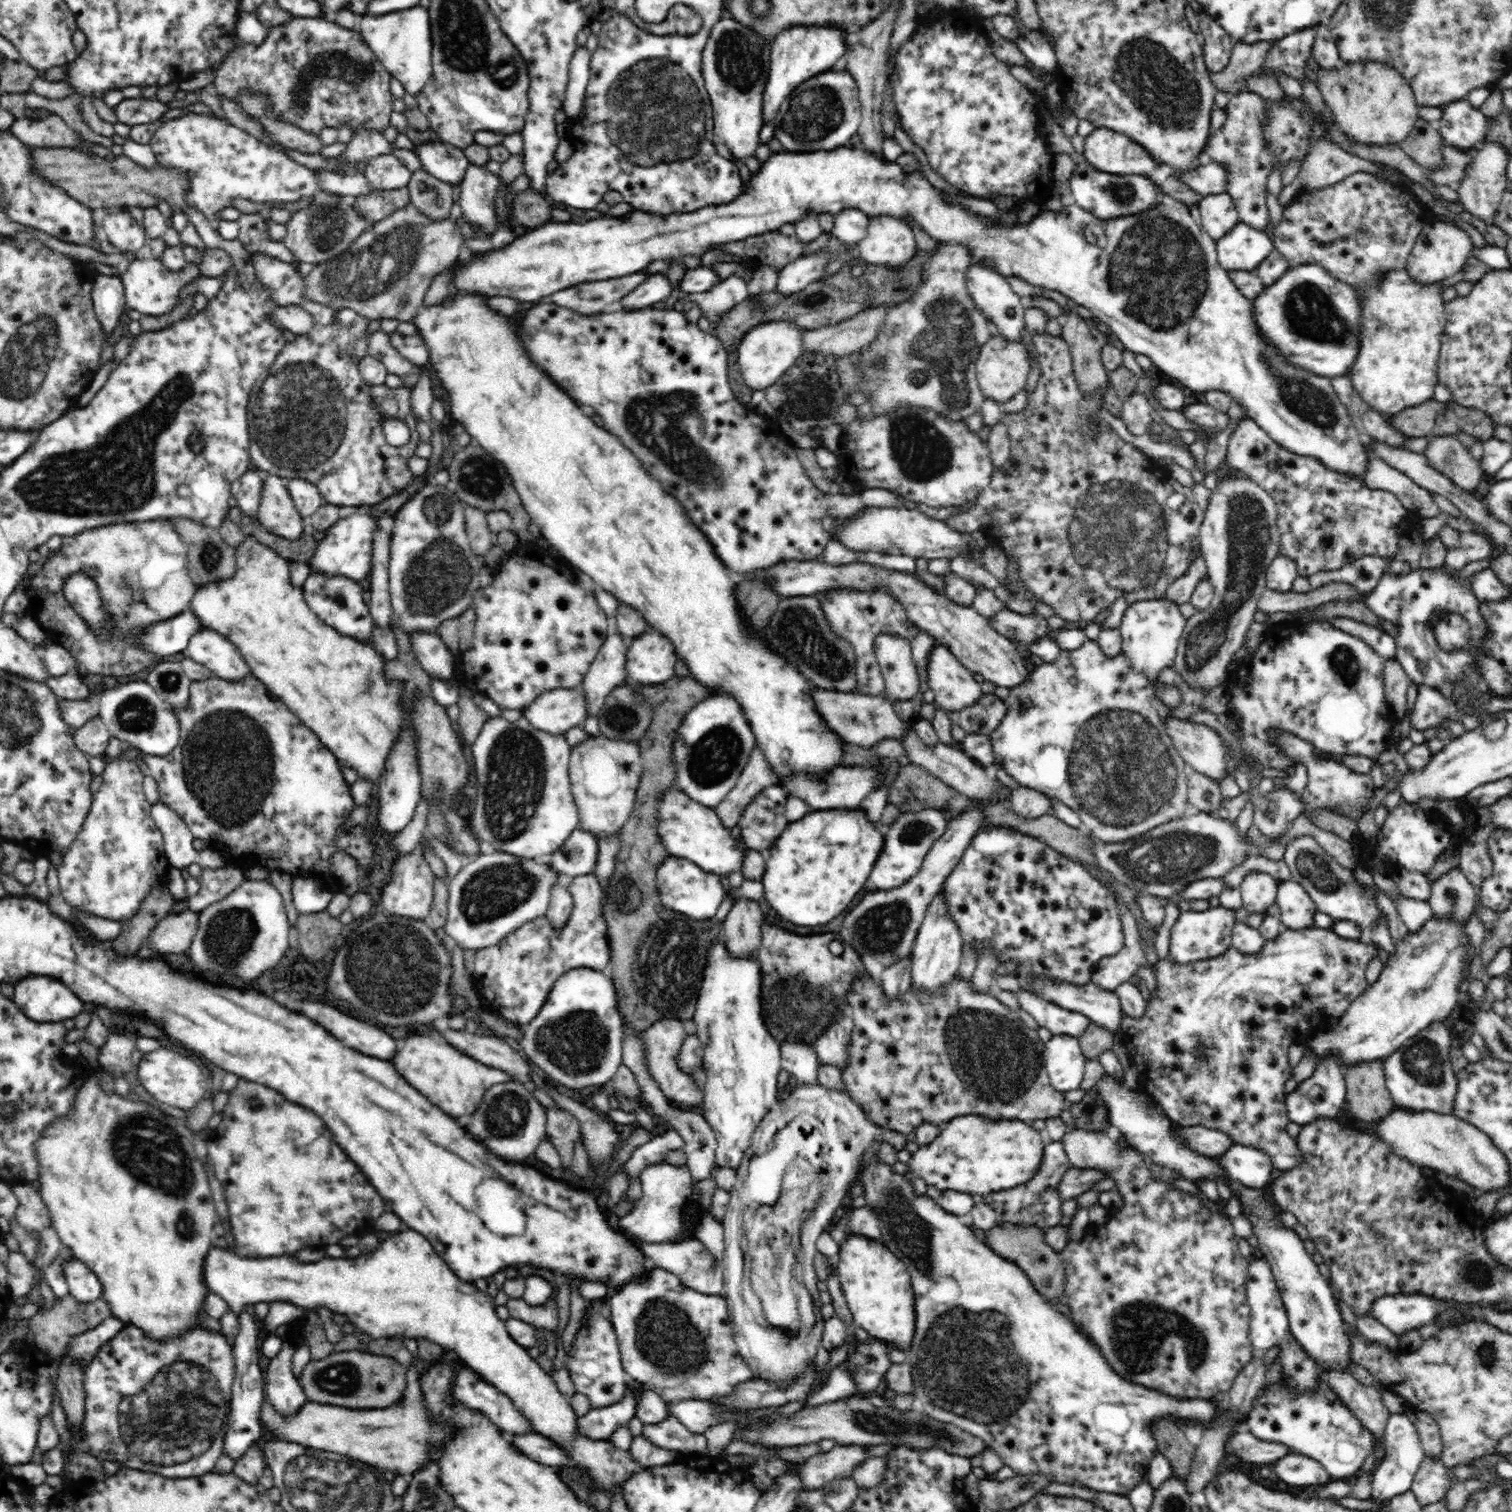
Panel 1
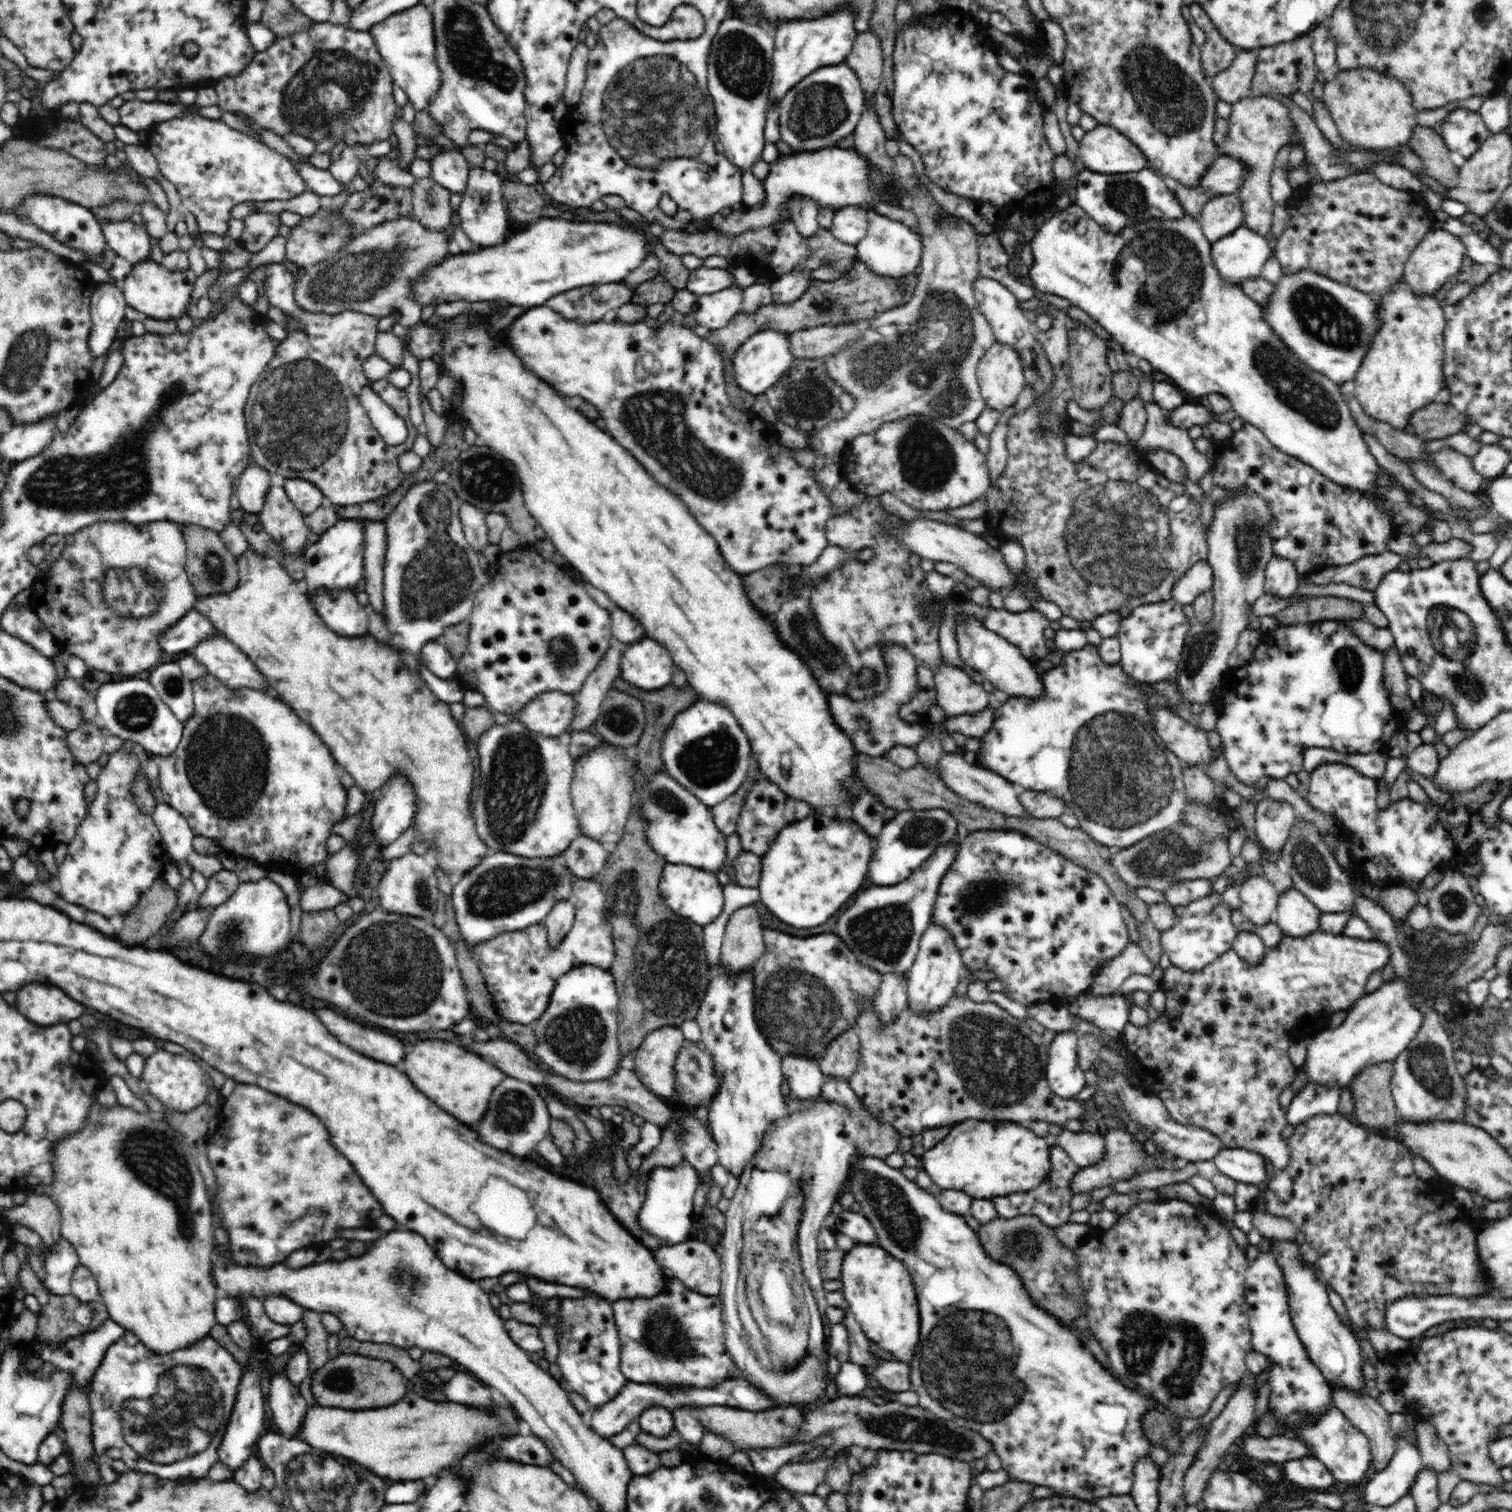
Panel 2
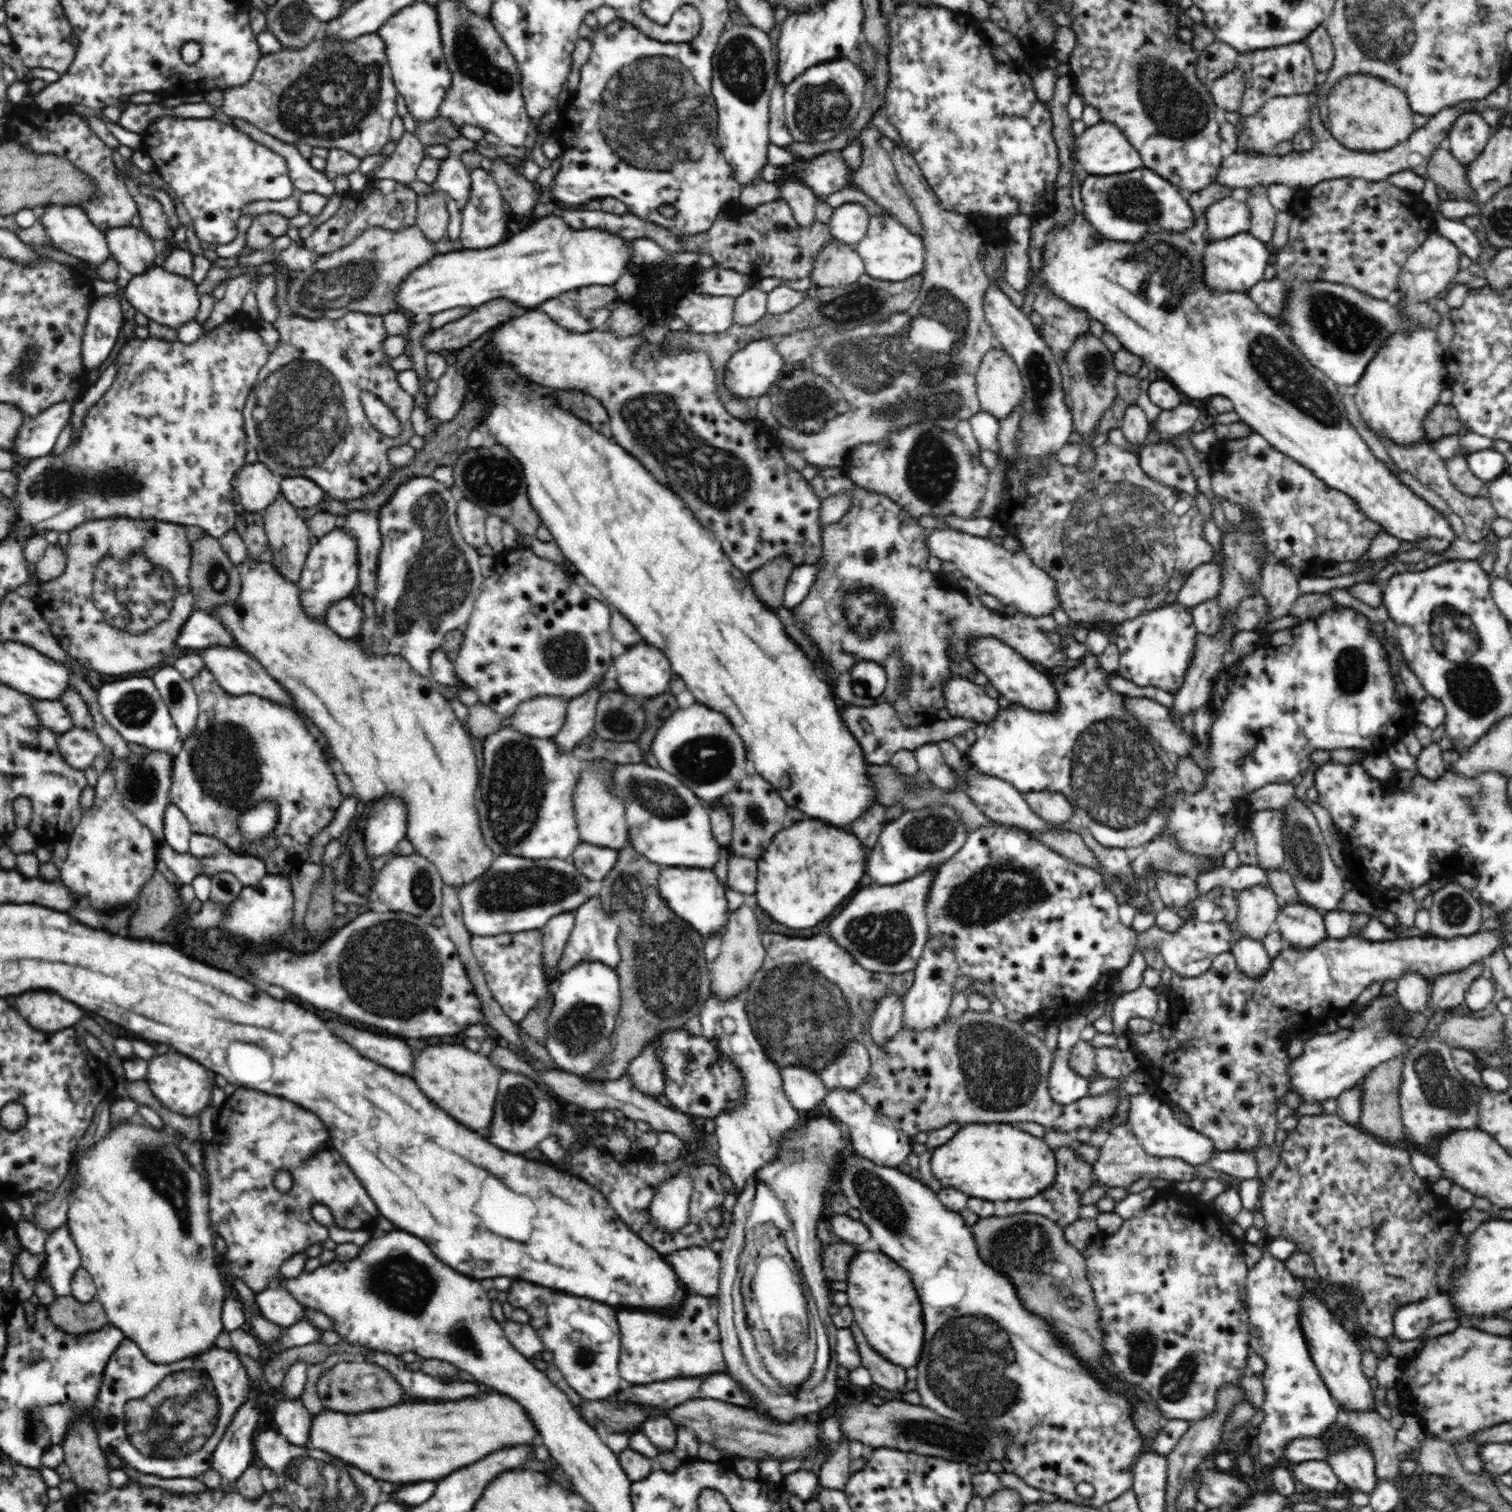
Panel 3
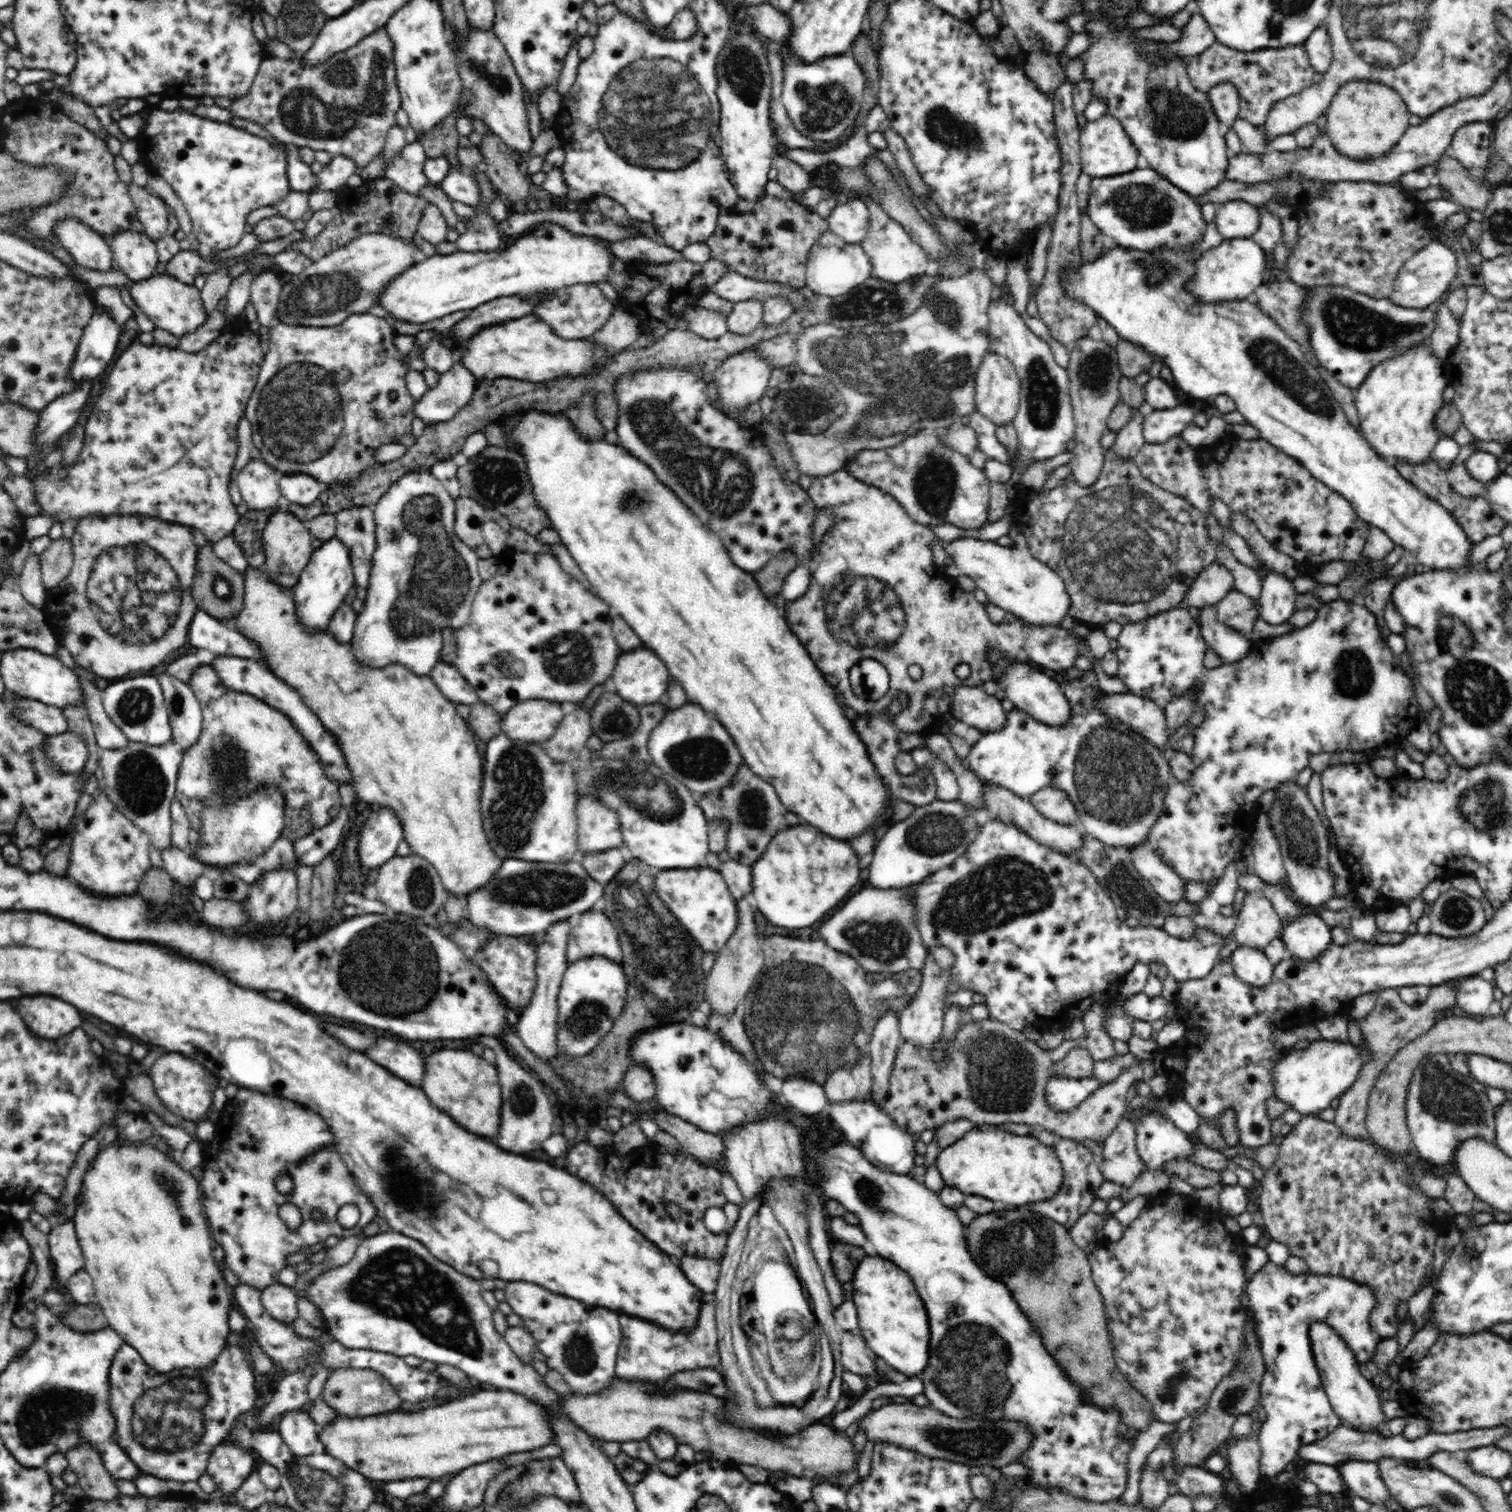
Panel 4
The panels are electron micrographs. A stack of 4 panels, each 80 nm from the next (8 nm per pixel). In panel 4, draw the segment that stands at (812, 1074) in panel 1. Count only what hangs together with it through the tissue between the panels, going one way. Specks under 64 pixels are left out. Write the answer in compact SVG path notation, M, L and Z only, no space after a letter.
M801 1076L784 1078L782 1083L778 1094L781 1104L802 1114L814 1114L816 1117L825 1114L829 1101L822 1084Z

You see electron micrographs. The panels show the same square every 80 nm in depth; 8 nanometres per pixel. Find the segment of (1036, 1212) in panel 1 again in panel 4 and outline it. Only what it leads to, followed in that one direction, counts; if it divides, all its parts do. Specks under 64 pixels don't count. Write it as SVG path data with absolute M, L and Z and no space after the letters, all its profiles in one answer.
M1058 1139L1052 1147L1056 1151L1057 1157L1062 1163L1062 1171L1064 1171L1058 1195L1053 1200L1016 1206L1016 1209L1026 1208L1042 1213L1058 1224L1064 1225L1070 1231L1070 1228L1076 1224L1076 1220L1086 1214L1092 1203L1097 1200L1096 1193L1098 1188L1104 1184L1104 1175L1100 1171L1101 1165L1092 1155L1092 1151L1081 1143L1077 1143L1073 1139Z

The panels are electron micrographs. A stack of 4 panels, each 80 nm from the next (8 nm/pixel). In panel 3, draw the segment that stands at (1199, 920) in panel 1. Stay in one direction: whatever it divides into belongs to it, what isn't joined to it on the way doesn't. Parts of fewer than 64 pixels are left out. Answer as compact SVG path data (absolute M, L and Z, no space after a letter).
M984 825L972 830L964 842L964 846L954 854L948 862L940 865L937 873L934 875L929 895L926 903L926 919L928 919L929 938L940 938L940 941L950 947L956 956L959 974L964 977L971 977L972 983L980 982L982 984L991 984L994 993L1000 1004L1004 1005L1006 1010L1005 1016L1012 1022L1024 1022L1034 1017L1038 1012L1046 1012L1053 1010L1057 1020L1065 1021L1070 1016L1080 1015L1080 1010L1094 1001L1096 986L1101 982L1103 974L1115 974L1123 970L1131 962L1132 956L1136 953L1136 949L1158 949L1158 953L1162 955L1166 965L1172 969L1172 972L1179 974L1184 978L1195 978L1210 969L1213 961L1220 955L1231 951L1232 931L1230 926L1225 922L1221 913L1211 922L1199 922L1198 919L1192 918L1185 920L1182 927L1177 932L1170 933L1161 930L1156 925L1145 932L1136 932L1128 926L1121 924L1117 898L1103 880L1100 872L1094 869L1079 865L1072 859L1062 856L1060 853L1052 850L1049 846L1042 844L1030 836L1026 830L1009 825Z

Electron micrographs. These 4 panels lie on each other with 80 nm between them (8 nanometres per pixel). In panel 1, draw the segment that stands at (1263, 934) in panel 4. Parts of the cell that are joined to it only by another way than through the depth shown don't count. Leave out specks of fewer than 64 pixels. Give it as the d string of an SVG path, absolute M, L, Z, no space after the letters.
M1262 871L1247 874L1239 886L1243 907L1250 912L1250 915L1258 914L1261 918L1266 916L1266 910L1277 898L1278 884L1279 881L1272 875Z

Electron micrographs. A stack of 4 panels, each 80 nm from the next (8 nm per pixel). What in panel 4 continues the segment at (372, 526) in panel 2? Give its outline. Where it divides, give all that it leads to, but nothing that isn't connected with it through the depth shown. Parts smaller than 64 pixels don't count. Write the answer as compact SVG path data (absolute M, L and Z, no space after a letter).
M354 506L340 510L334 516L337 522L335 537L349 550L355 585L367 590L377 539L372 507Z

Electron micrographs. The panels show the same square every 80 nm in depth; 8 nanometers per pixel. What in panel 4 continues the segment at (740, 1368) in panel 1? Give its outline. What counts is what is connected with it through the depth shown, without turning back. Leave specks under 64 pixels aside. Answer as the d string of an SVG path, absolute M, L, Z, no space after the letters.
M702 1302L702 1312L698 1316L696 1328L688 1334L672 1334L670 1330L662 1330L652 1322L642 1322L638 1318L630 1318L620 1314L622 1331L621 1345L618 1349L615 1374L624 1380L641 1380L663 1382L672 1377L675 1372L694 1370L696 1368L720 1368L718 1354L718 1333L716 1328L716 1310L714 1302Z

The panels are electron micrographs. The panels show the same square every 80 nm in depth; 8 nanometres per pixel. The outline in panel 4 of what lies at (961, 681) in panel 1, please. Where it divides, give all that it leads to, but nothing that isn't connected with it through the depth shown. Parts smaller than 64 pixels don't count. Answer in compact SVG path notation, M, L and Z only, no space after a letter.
M956 686L952 692L951 714L961 723L977 728L982 733L998 732L1007 722L1007 712L1001 701L994 695L988 695L980 686Z

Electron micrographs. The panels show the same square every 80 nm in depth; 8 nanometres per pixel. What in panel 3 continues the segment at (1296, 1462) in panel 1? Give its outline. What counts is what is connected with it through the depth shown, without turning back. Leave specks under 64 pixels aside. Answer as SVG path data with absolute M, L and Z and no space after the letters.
M1326 1461L1296 1463L1292 1477L1300 1483L1301 1489L1322 1490L1325 1493L1338 1488L1339 1479Z

